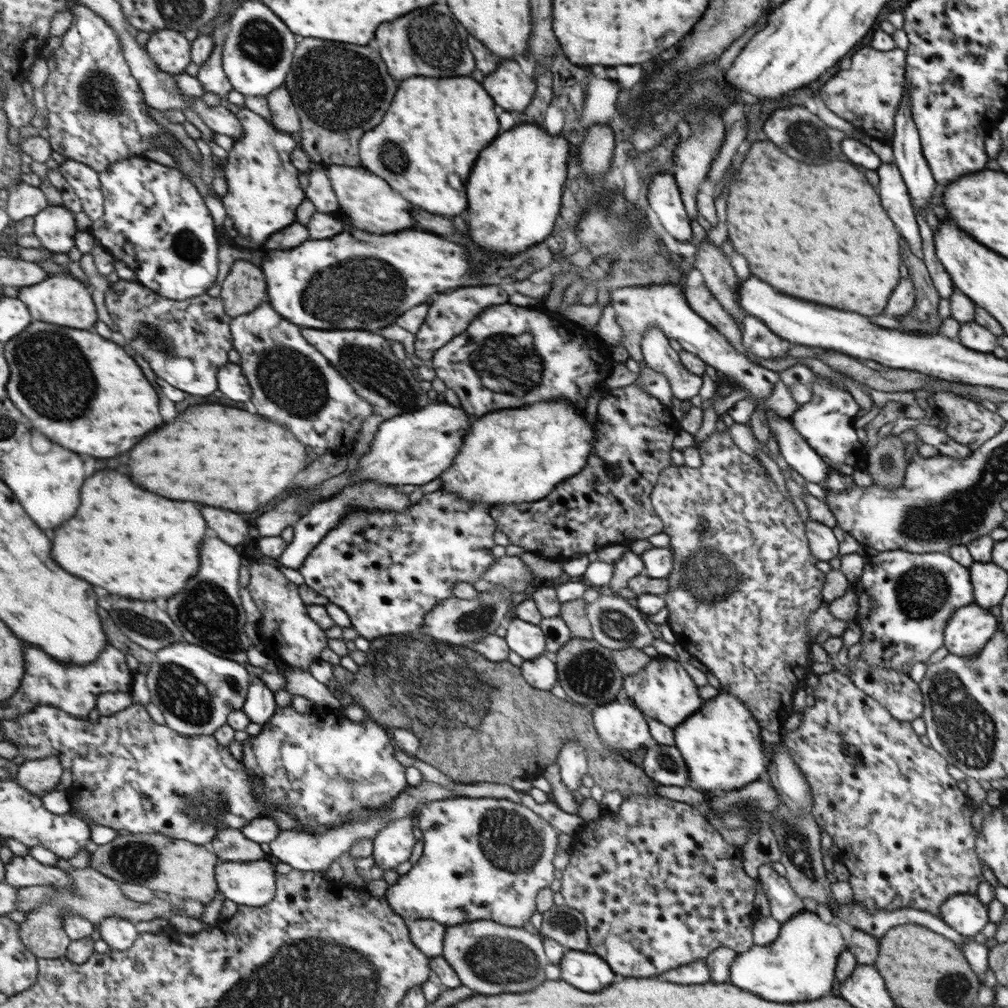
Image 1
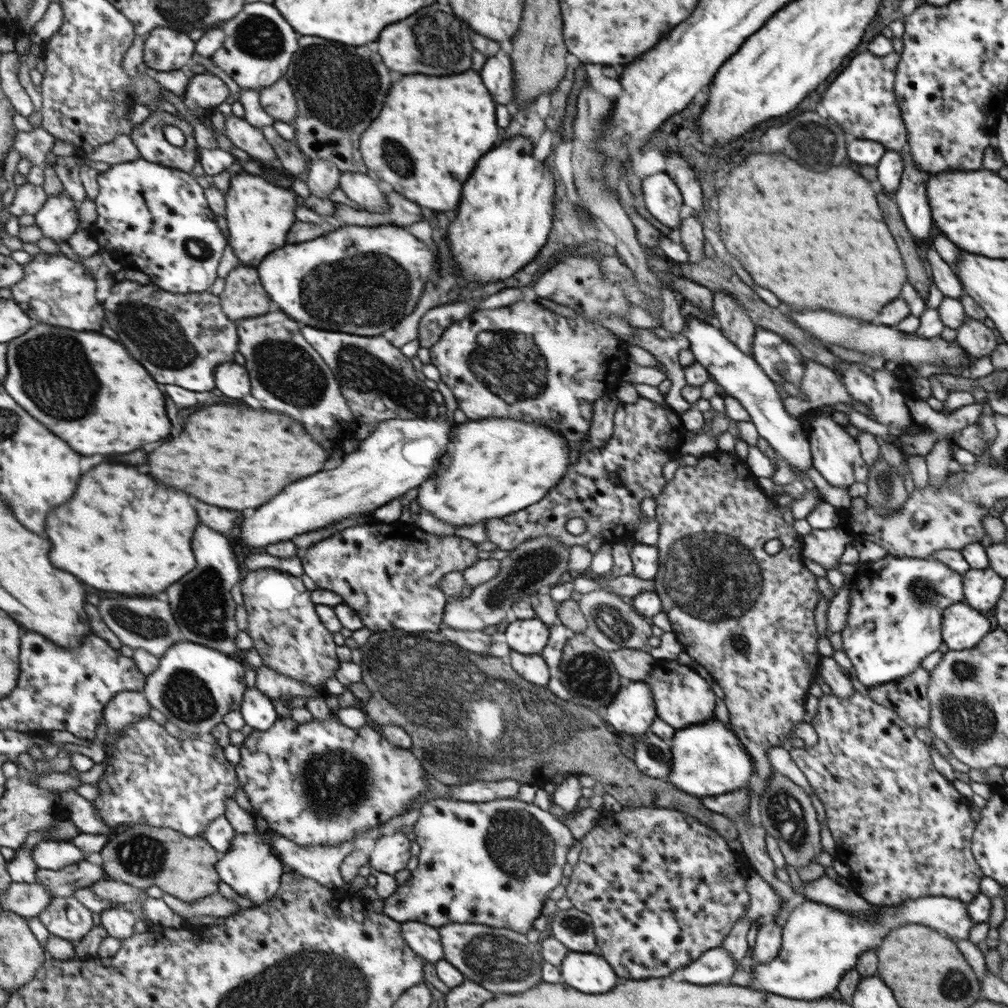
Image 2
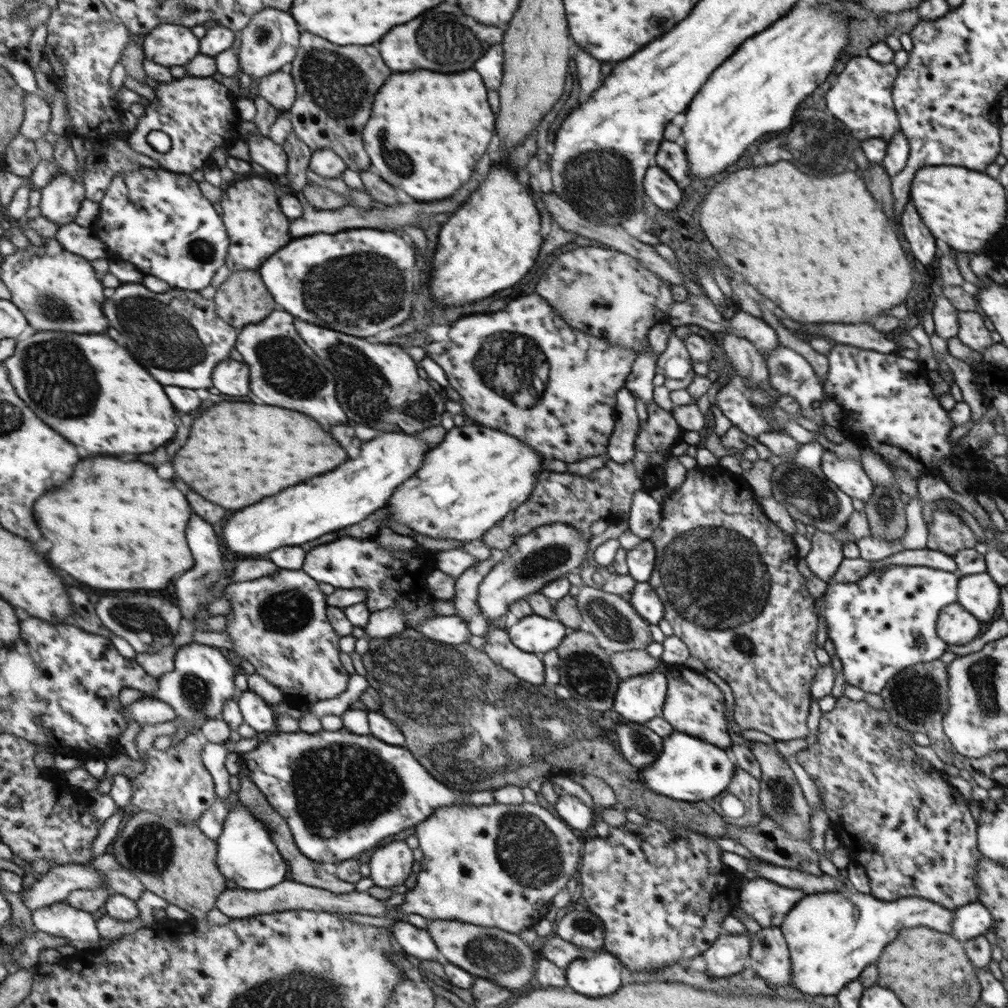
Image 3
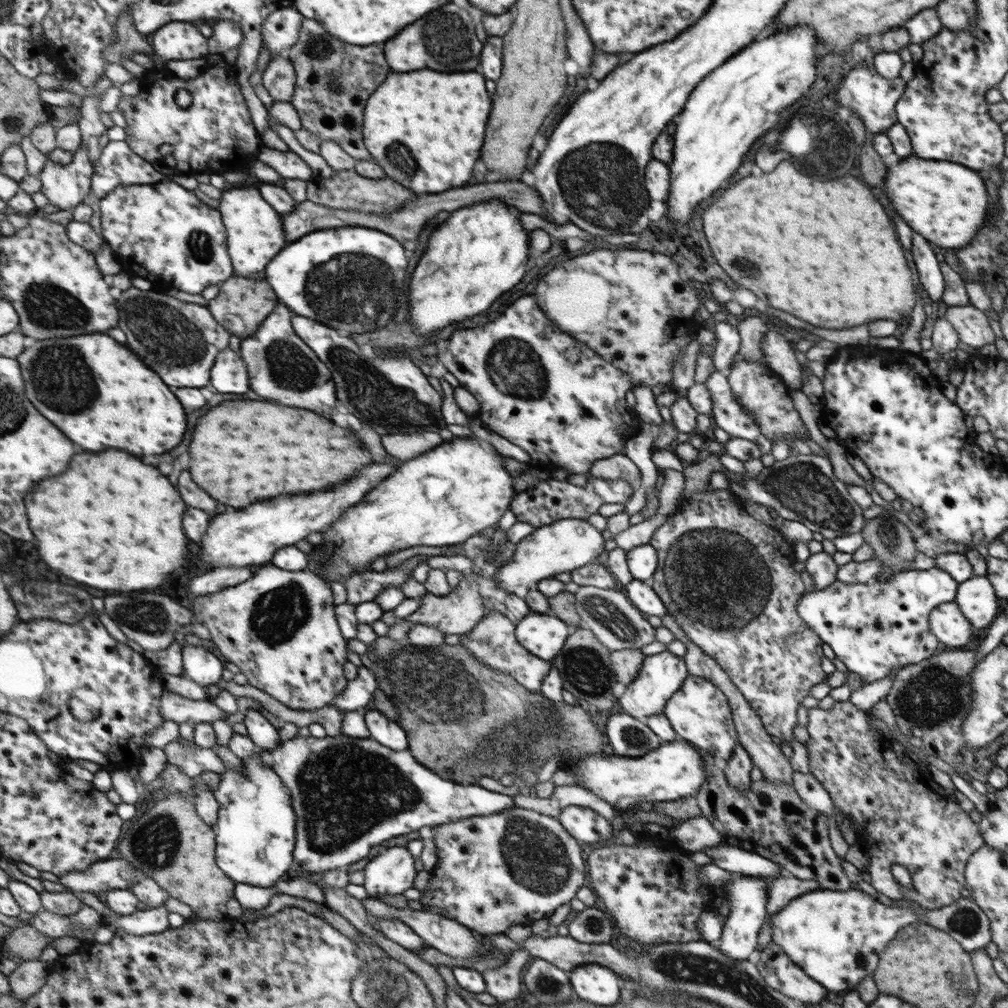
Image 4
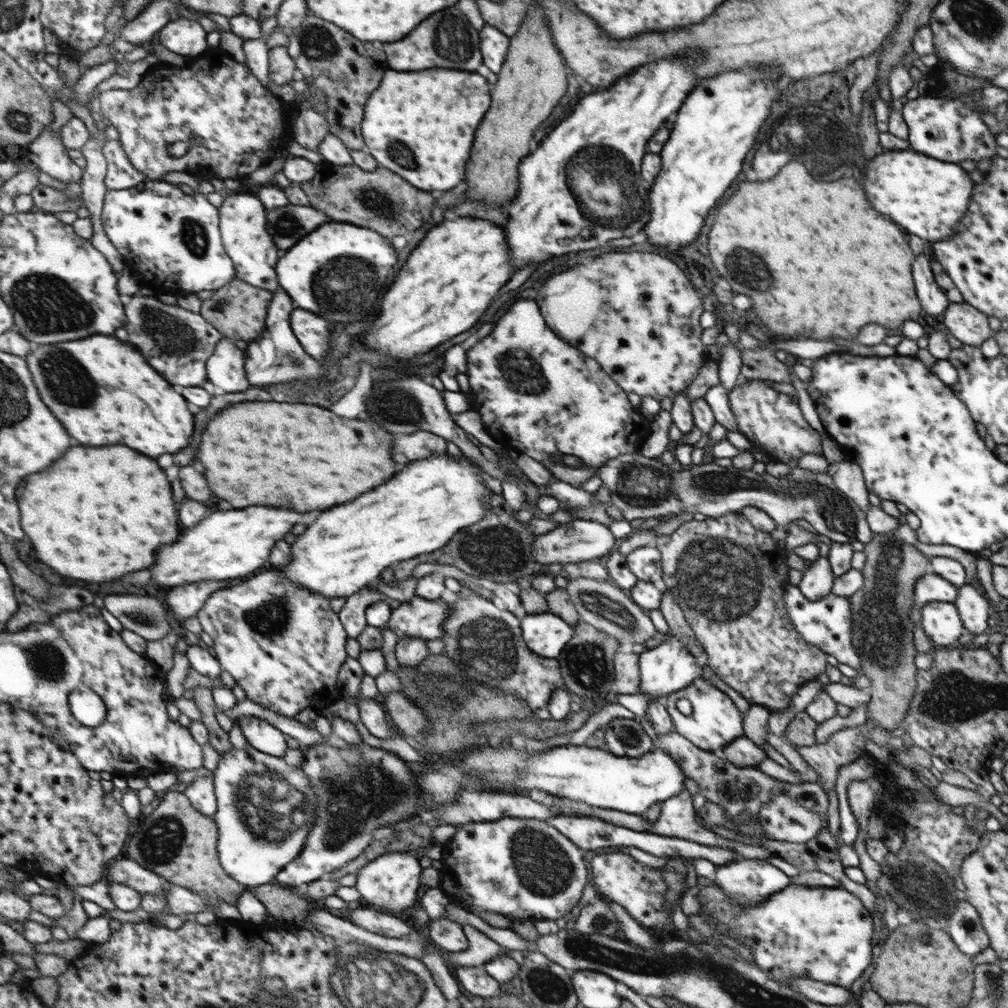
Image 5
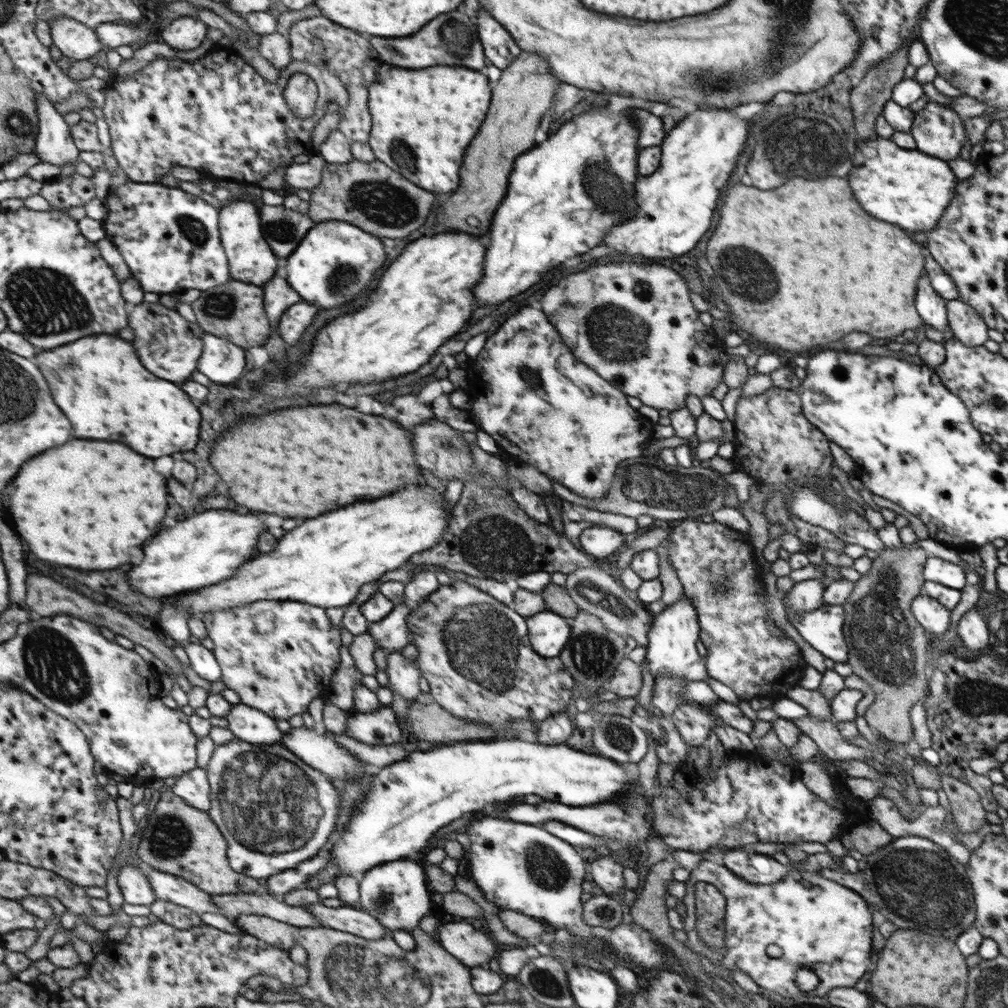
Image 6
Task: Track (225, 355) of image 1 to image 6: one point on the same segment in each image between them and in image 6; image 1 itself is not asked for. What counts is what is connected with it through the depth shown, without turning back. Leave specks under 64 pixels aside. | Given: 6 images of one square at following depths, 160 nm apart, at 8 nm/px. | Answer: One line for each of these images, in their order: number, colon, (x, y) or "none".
2: (163, 323)
3: (182, 338)
4: (181, 341)
5: (178, 342)
6: (170, 345)

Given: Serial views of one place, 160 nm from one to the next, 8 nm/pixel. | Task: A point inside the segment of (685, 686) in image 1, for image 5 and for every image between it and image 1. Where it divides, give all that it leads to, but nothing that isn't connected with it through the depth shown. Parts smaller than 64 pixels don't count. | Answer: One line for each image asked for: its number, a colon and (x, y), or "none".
2: (681, 696)
3: (693, 705)
4: (698, 712)
5: (714, 720)

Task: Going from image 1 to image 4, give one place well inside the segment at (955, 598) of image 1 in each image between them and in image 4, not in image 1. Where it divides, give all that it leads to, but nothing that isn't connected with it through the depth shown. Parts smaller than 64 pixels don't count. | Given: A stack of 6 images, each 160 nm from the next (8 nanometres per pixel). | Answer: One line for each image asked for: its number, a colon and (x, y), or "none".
2: (893, 622)
3: (885, 622)
4: (875, 629)

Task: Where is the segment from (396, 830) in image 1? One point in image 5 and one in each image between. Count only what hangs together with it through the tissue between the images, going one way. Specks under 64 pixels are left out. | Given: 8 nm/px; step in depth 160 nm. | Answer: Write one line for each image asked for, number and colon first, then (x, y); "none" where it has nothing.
2: (389, 853)
3: (389, 865)
4: (390, 872)
5: (390, 881)

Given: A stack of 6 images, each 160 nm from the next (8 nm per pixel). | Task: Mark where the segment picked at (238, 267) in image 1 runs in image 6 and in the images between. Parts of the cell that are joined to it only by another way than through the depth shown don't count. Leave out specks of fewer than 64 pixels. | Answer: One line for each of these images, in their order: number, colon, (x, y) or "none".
2: (244, 296)
3: (243, 299)
4: (242, 305)
5: (239, 310)
6: (235, 311)

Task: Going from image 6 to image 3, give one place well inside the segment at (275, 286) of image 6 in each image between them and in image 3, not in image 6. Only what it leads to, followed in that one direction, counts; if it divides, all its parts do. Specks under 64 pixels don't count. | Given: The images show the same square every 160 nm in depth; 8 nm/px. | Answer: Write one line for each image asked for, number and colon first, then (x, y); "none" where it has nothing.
3: (285, 371)
4: (282, 367)
5: (277, 356)

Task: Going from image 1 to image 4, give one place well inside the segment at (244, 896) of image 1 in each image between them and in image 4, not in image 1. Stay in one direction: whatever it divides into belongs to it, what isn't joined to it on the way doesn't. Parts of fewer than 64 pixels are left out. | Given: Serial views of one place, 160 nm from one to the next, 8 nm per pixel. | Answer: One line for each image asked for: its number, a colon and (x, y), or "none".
2: (251, 867)
3: (247, 853)
4: (256, 831)

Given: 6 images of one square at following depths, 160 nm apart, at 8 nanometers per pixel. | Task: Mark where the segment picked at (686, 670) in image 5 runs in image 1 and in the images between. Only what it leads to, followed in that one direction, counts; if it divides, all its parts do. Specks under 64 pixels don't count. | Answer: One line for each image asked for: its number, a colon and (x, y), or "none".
1: (621, 725)
2: (632, 711)
3: (640, 698)
4: (660, 676)

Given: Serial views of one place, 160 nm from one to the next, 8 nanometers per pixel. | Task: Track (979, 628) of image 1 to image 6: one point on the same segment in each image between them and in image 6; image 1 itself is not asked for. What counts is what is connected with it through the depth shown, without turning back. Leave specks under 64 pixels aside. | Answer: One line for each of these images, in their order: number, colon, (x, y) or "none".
2: (964, 628)
3: (958, 626)
4: (951, 626)
5: (941, 619)
6: (934, 617)

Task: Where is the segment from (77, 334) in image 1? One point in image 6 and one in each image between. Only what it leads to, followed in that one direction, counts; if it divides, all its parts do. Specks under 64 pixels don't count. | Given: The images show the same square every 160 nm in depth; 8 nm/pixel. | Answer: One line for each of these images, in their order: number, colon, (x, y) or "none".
2: (85, 386)
3: (90, 388)
4: (118, 402)
5: (136, 406)
6: (99, 382)

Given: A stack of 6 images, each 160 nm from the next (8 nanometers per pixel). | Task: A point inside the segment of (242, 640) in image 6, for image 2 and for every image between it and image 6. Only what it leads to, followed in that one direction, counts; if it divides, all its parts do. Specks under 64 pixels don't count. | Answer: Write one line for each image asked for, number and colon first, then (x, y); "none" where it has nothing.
2: (286, 630)
3: (279, 622)
4: (280, 628)
5: (283, 645)

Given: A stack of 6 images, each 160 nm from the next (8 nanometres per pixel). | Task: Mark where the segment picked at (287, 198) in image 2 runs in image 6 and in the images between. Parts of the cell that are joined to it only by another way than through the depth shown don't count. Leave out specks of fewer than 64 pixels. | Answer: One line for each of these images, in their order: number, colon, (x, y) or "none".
3: (257, 227)
4: (255, 233)
5: (244, 222)
6: (252, 261)

